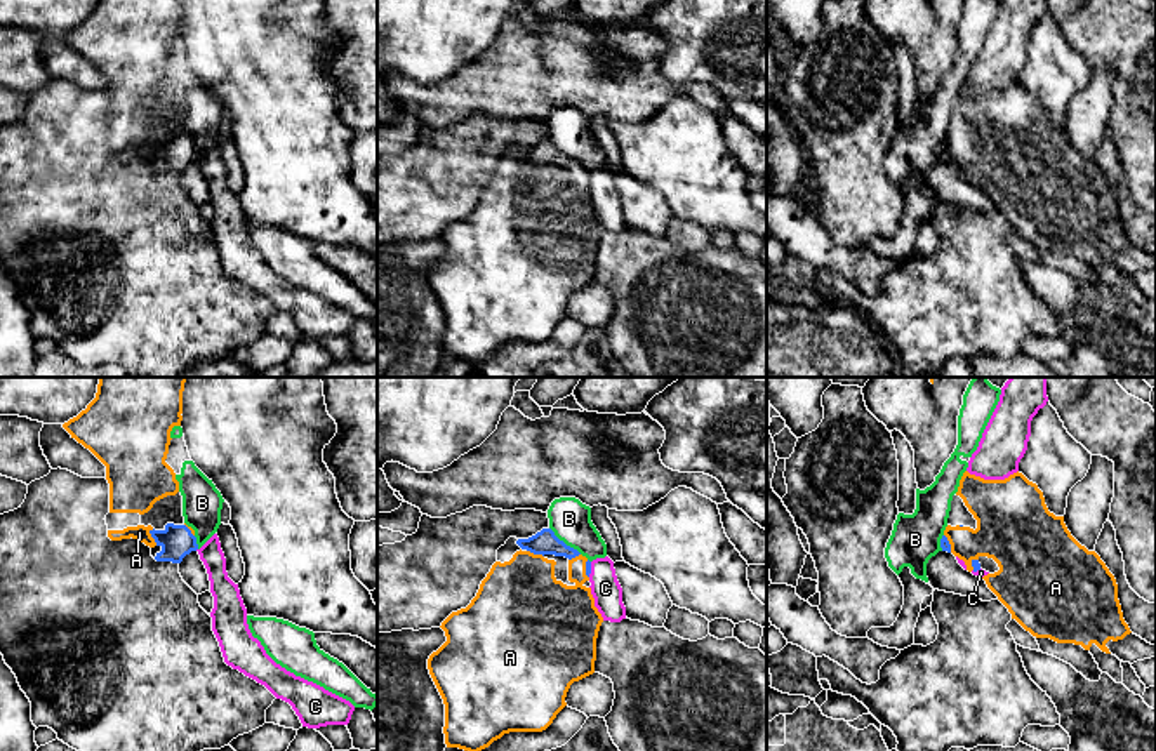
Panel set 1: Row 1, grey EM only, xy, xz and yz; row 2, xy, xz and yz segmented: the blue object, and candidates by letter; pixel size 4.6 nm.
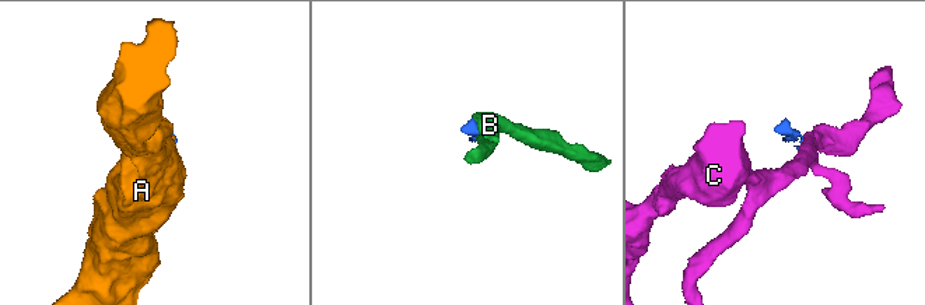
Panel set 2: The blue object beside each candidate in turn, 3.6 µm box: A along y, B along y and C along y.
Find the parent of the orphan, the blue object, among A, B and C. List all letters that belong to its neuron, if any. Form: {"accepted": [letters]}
{"accepted": ["A"]}

